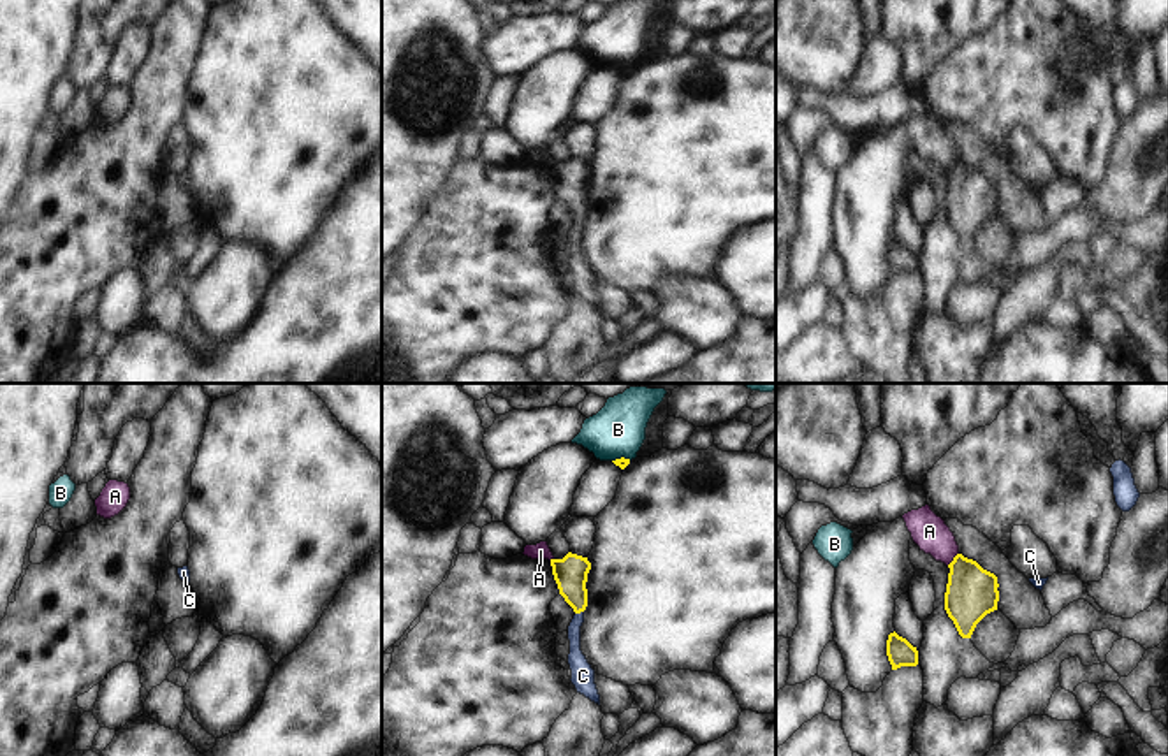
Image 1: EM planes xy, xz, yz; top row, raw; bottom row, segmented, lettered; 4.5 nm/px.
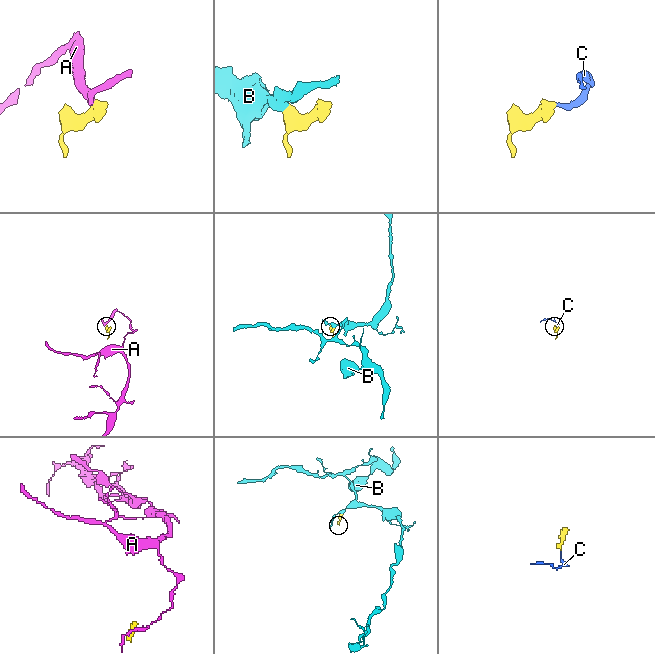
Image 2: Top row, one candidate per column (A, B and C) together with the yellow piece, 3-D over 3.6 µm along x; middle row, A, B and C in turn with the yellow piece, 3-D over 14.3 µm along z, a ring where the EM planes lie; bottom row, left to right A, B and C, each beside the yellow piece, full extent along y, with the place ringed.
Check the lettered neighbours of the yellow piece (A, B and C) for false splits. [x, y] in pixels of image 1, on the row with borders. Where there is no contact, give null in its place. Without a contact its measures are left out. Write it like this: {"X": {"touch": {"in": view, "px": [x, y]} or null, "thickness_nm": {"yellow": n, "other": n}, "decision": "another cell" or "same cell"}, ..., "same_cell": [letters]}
{"A": {"touch": {"in": "yz", "px": [954, 559]}, "thickness_nm": {"yellow": 240, "other": 160}, "decision": "another cell"}, "B": {"touch": {"in": "xz", "px": [621, 457]}, "thickness_nm": {"yellow": 50, "other": 240}, "decision": "another cell"}, "C": {"touch": {"in": "xz", "px": [579, 612]}, "thickness_nm": {"yellow": 160, "other": 90}, "decision": "same cell"}, "same_cell": ["C"]}

